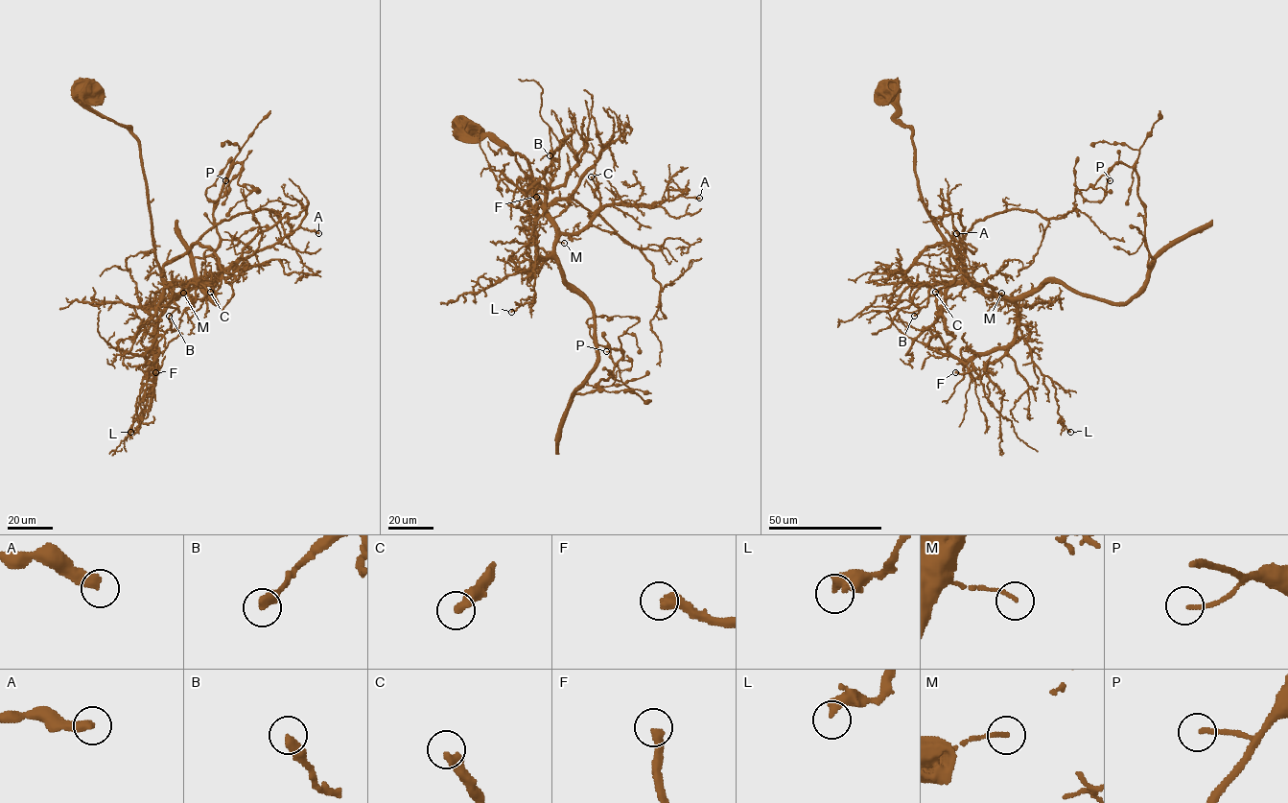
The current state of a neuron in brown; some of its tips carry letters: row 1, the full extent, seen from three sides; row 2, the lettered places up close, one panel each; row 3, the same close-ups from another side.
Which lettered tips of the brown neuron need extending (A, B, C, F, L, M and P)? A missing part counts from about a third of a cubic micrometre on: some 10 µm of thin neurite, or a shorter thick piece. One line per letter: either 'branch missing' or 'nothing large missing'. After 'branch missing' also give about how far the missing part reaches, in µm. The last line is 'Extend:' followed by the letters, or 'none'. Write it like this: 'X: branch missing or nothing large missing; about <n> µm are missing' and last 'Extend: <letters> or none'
A: nothing large missing
B: nothing large missing
C: nothing large missing
F: branch missing; about 20 µm are missing
L: branch missing; about 20 µm are missing
M: nothing large missing
P: branch missing; about 10 µm are missing
Extend: F, L, P

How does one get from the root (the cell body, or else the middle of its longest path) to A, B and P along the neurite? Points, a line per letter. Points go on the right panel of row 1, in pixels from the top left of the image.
A: (889, 87), (895, 118), (911, 130), (924, 206), (958, 269), (990, 295), (965, 272), (956, 233)
B: (889, 87), (895, 118), (911, 130), (922, 201), (963, 277), (933, 283), (927, 304), (914, 316)
P: (889, 87), (924, 206), (985, 295), (1060, 282), (1131, 299), (1152, 259), (1145, 205), (1132, 167), (1110, 180)

